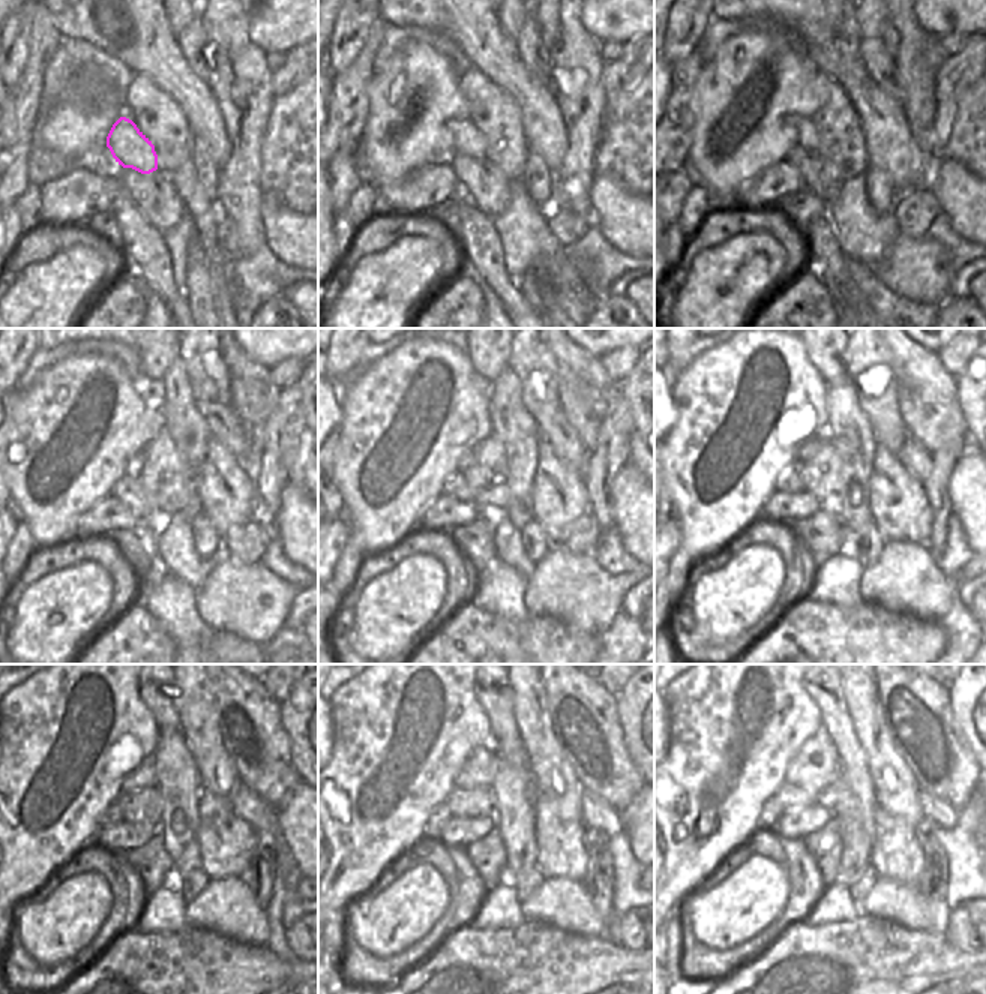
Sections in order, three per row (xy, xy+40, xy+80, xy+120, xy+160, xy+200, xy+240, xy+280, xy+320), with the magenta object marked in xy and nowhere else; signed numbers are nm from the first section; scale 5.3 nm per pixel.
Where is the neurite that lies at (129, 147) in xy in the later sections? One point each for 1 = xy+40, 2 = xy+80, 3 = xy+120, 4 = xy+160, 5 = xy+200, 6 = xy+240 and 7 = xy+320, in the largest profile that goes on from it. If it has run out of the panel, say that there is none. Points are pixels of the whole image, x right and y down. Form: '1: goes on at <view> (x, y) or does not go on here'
1: goes on at xy+40 (468, 141)
2: goes on at xy+80 (806, 132)
3: goes on at xy+120 (134, 468)
4: goes on at xy+160 (471, 455)
5: goes on at xy+200 (811, 447)
6: goes on at xy+240 (144, 775)
7: goes on at xy+320 (815, 765)

